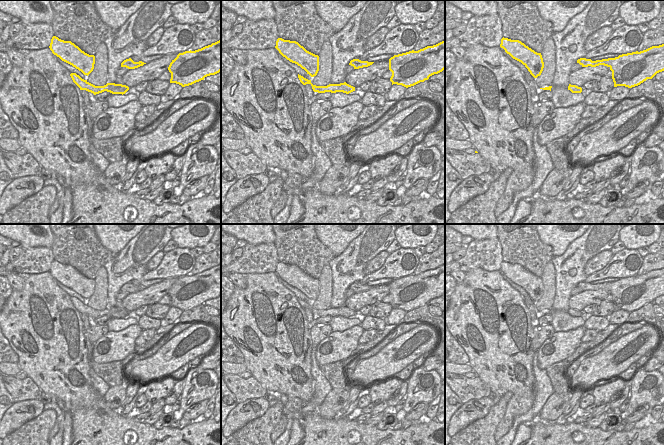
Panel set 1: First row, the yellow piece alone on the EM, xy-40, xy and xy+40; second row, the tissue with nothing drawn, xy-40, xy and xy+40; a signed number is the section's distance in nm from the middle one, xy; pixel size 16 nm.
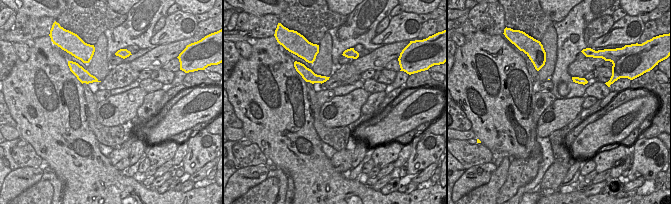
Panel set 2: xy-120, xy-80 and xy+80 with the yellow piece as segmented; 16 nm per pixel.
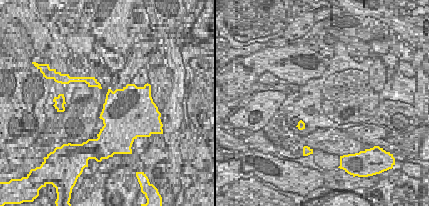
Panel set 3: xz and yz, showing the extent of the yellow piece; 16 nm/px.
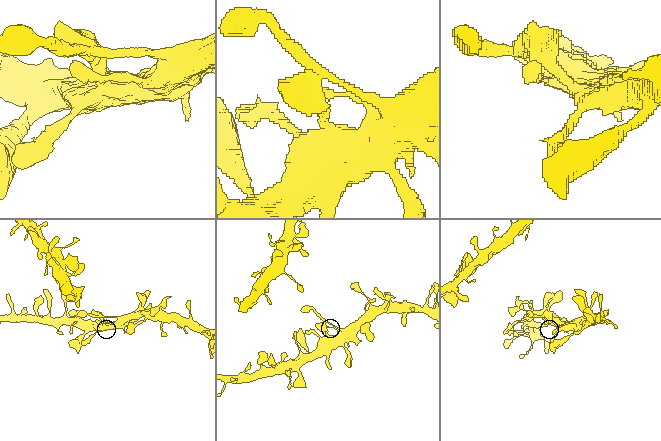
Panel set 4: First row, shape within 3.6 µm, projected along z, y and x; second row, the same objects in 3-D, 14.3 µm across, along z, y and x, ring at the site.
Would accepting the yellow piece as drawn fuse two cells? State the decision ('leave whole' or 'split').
leave whole

